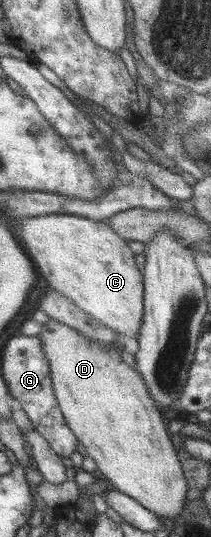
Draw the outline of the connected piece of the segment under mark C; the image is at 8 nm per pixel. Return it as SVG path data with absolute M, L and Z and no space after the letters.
M49 213L23 219L18 236L39 275L48 280L51 289L58 290L95 320L118 332L122 340L125 337L138 337L140 322L144 317L144 273L139 270L128 241L121 238L107 221Z

